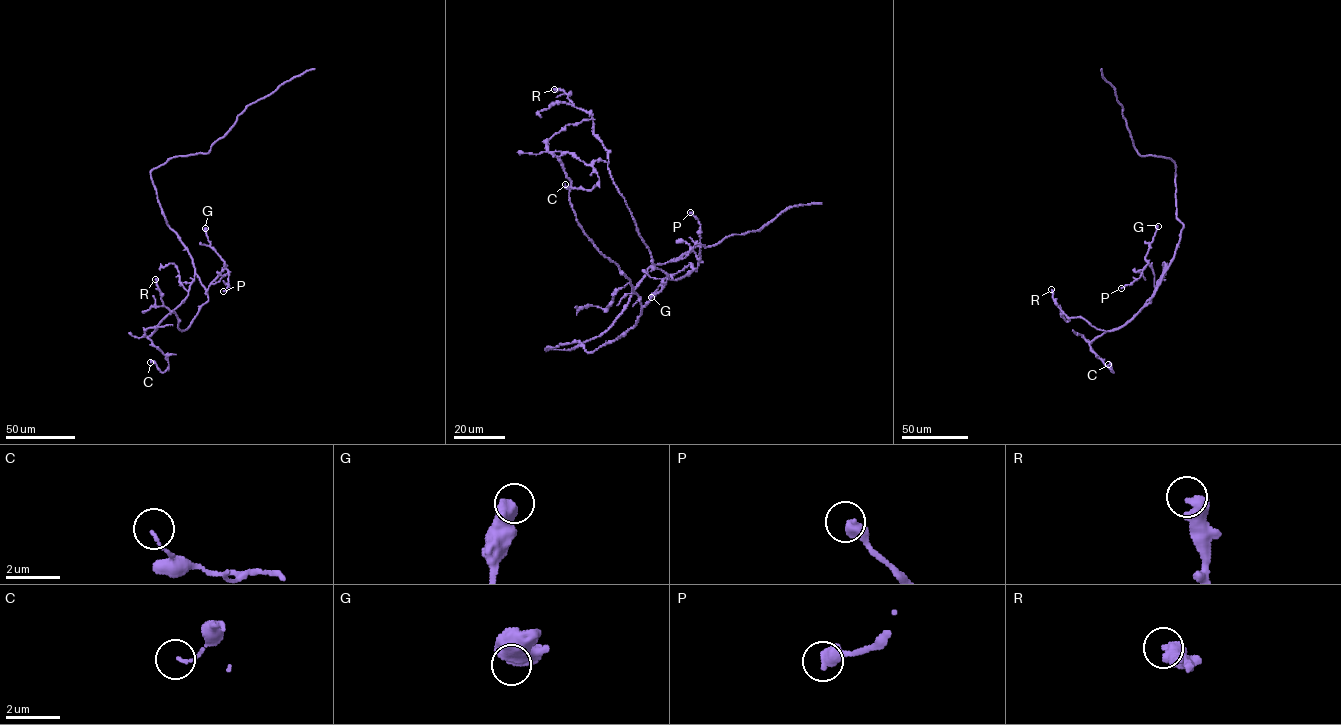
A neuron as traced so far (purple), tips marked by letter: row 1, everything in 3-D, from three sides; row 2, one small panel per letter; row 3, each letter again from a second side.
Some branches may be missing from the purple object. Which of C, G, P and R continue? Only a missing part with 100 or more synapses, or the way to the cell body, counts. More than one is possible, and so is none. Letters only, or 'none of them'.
none of them

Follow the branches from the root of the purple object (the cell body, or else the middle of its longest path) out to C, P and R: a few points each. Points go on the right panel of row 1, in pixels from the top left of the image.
C: (1176, 216), (1184, 225), (1180, 239), (1152, 296), (1124, 325), (1089, 344), (1113, 372), (1108, 364)
P: (1176, 216), (1184, 227), (1174, 258), (1157, 288), (1148, 263), (1139, 278), (1121, 288)
R: (1176, 216), (1184, 227), (1174, 258), (1150, 302), (1121, 327), (1106, 331), (1082, 318), (1069, 318), (1051, 289)

